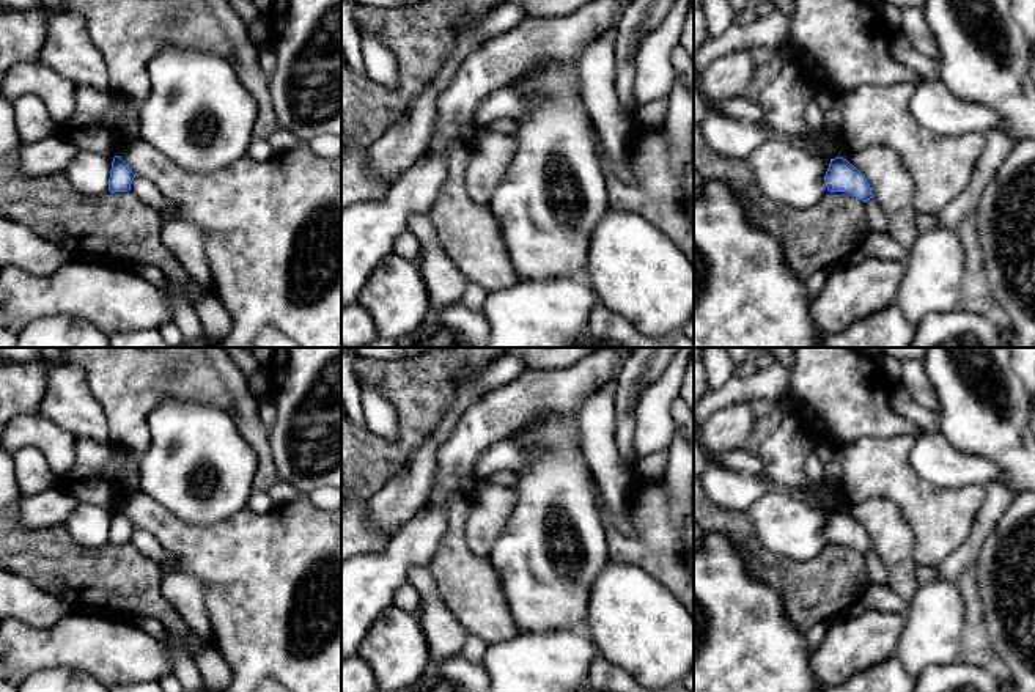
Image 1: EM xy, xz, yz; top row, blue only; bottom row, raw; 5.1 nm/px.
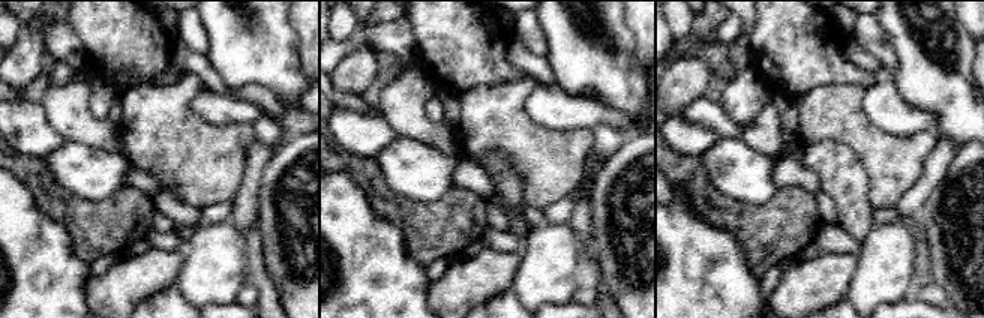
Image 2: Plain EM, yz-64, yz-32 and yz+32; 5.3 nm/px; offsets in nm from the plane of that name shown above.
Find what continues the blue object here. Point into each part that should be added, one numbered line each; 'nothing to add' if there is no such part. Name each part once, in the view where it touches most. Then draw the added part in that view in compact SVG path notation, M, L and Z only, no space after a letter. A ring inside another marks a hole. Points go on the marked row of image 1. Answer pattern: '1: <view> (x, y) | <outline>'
nothing to add

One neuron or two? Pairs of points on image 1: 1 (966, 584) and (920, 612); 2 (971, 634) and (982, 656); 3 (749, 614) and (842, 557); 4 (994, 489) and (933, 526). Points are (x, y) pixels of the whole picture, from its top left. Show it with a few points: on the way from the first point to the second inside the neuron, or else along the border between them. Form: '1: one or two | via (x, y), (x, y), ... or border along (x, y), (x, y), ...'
1: two | border along (955, 582), (965, 604), (965, 625)
2: two | border along (988, 647), (969, 651)
3: two | border along (749, 573), (777, 592), (784, 612), (796, 628)
4: two | border along (982, 485), (983, 504), (971, 530)

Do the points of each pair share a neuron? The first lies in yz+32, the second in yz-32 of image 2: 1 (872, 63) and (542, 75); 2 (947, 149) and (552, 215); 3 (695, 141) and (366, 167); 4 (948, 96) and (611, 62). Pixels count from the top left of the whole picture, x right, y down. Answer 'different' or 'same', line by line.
1: same
2: same
3: different
4: same

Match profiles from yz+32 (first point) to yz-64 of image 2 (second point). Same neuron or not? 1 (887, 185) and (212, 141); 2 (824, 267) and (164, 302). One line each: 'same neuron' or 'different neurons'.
1: same neuron
2: different neurons

